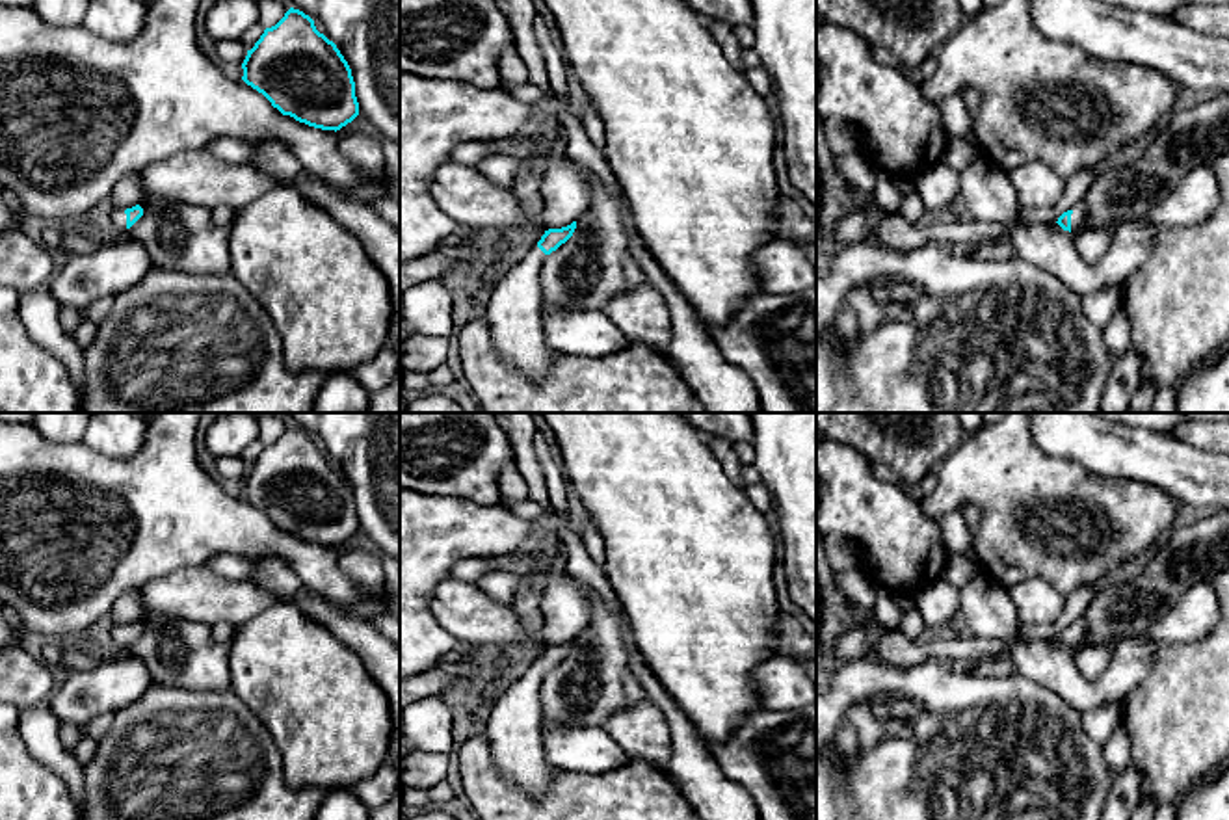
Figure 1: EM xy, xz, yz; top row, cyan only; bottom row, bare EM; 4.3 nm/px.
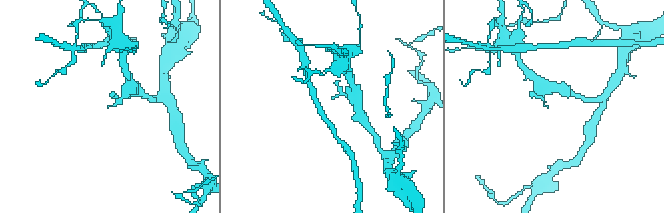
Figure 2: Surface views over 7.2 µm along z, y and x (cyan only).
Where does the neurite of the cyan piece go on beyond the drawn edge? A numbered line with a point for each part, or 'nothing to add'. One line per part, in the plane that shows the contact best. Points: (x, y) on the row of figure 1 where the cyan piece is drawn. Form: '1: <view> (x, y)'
1: yz (1079, 216)

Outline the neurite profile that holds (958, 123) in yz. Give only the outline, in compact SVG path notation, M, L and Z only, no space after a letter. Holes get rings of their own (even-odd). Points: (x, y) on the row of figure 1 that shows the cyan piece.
M946 97L937 104L948 136L972 138L974 126L959 97Z

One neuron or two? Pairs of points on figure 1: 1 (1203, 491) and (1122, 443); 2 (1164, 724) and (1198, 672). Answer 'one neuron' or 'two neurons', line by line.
1: one neuron
2: one neuron

